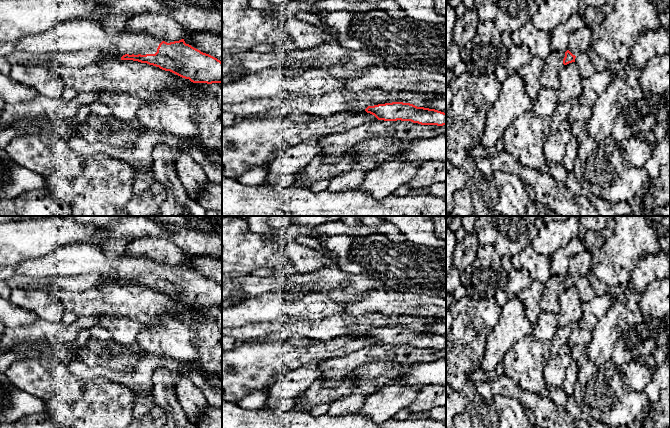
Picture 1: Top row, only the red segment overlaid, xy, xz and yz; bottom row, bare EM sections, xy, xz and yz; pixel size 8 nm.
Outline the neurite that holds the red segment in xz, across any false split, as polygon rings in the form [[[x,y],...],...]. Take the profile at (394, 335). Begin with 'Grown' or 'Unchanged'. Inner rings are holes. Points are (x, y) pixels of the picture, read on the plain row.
Unchanged. [[[392,326],[368,330],[365,335],[384,345],[411,345],[421,349],[446,349],[446,337],[410,327]]]

